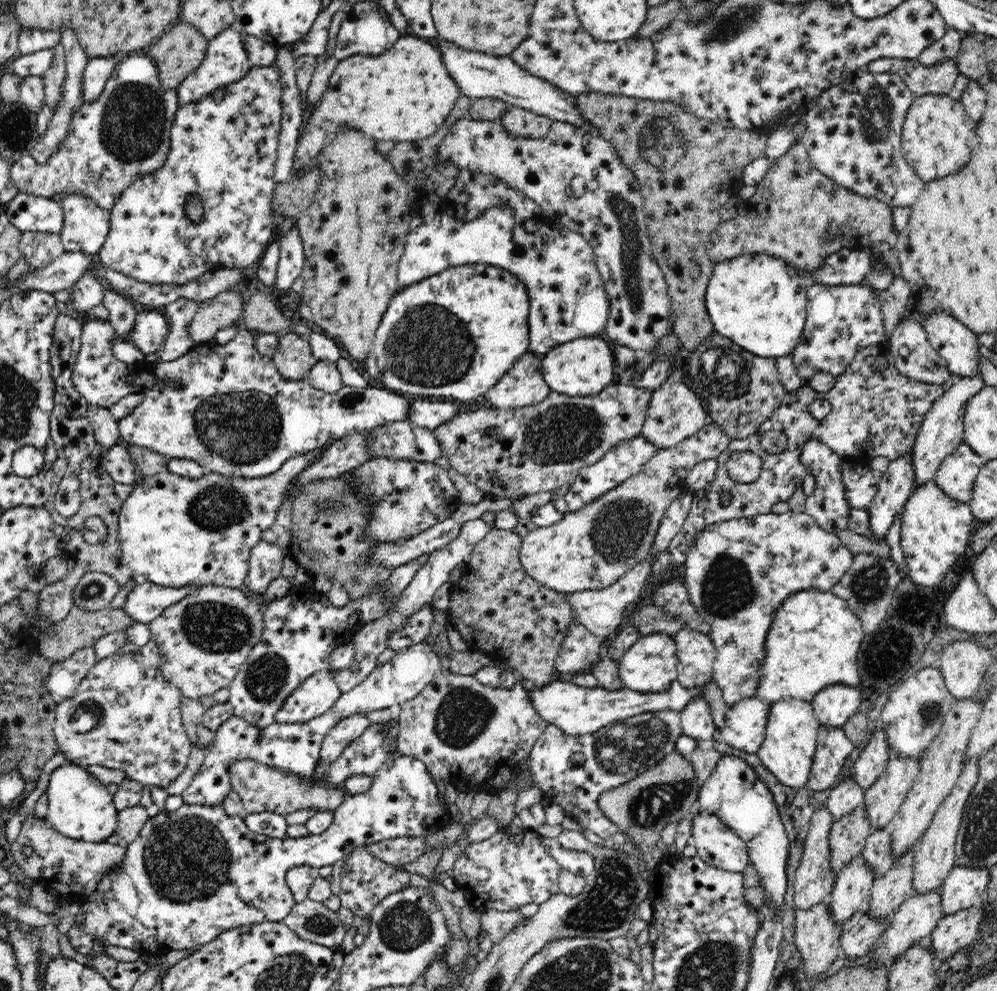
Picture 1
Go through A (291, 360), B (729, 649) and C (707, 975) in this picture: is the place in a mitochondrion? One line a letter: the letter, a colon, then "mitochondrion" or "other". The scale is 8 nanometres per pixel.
A: other
B: other
C: mitochondrion

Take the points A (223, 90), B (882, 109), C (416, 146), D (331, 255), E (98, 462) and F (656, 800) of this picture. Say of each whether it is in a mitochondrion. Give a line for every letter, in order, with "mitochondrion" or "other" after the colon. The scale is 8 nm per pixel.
A: other
B: mitochondrion
C: other
D: other
E: other
F: mitochondrion

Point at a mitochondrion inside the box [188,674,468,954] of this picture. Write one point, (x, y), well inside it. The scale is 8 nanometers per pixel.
(315, 923)

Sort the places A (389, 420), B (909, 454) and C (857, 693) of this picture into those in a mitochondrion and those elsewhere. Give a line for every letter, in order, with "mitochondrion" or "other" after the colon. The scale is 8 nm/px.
A: other
B: other
C: other

